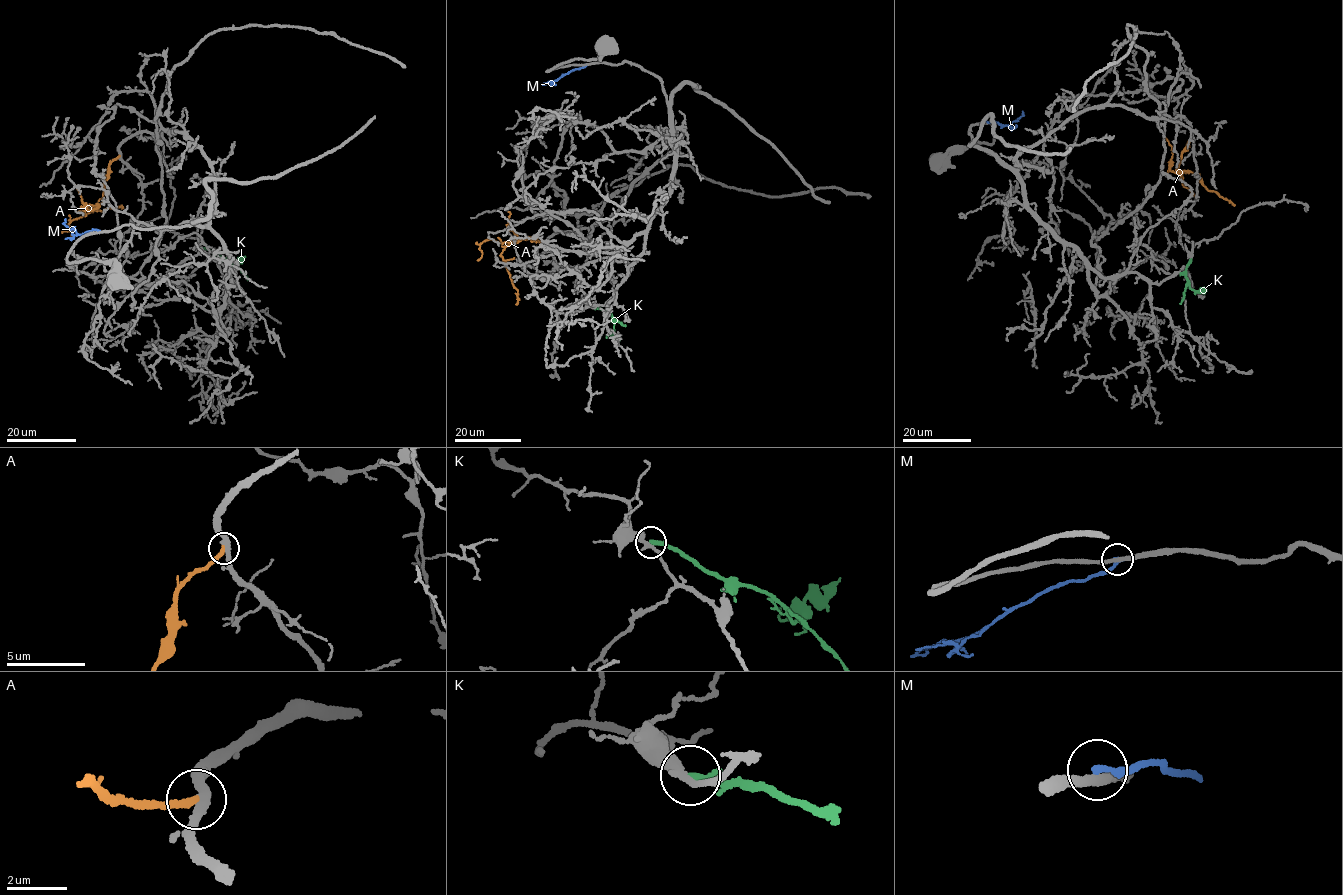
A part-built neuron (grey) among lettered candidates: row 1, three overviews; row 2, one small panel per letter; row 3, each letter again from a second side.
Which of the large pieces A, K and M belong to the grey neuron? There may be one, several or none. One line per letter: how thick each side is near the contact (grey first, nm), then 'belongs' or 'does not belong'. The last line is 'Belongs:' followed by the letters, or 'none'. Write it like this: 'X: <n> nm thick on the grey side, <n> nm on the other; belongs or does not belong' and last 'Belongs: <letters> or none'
A: 320 nm thick on the grey side, 260 nm on the other; belongs
K: 260 nm thick on the grey side, 240 nm on the other; does not belong
M: 300 nm thick on the grey side, 280 nm on the other; does not belong
Belongs: A

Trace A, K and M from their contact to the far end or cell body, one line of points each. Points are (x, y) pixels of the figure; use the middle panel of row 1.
A: (548, 241), (534, 241), (529, 237), (518, 239), (510, 243), (501, 254), (518, 291), (516, 304)
K: (591, 307), (608, 311), (614, 324), (613, 335), (620, 340)
M: (586, 64), (547, 82)

